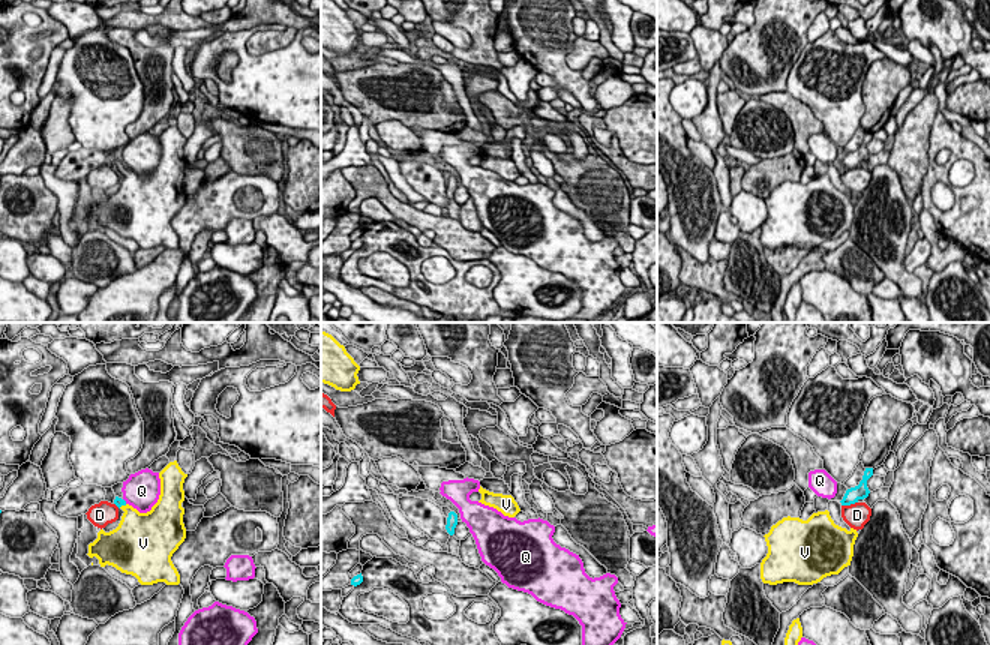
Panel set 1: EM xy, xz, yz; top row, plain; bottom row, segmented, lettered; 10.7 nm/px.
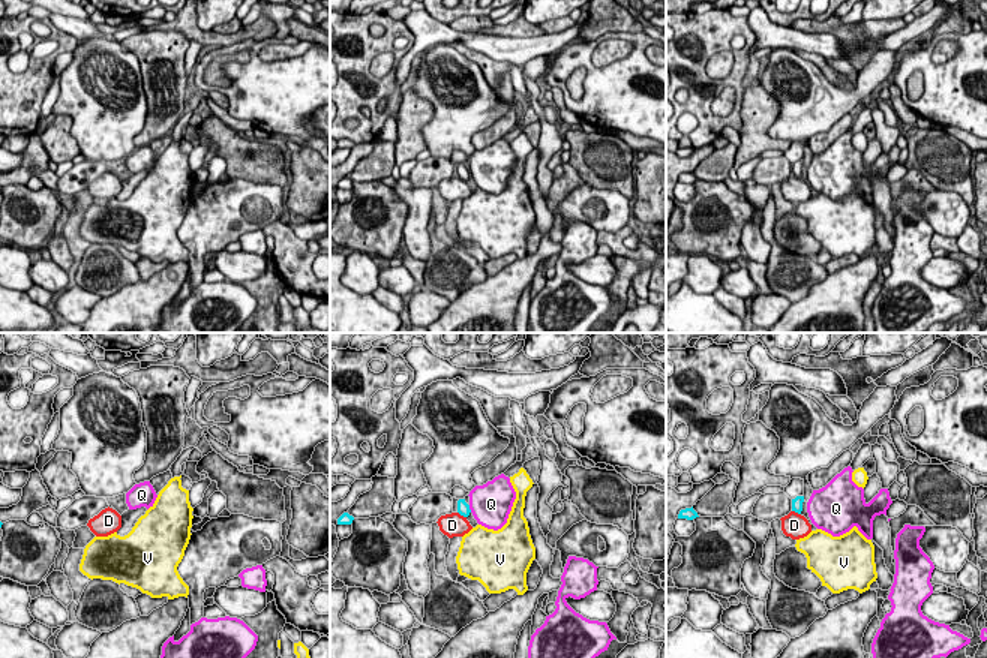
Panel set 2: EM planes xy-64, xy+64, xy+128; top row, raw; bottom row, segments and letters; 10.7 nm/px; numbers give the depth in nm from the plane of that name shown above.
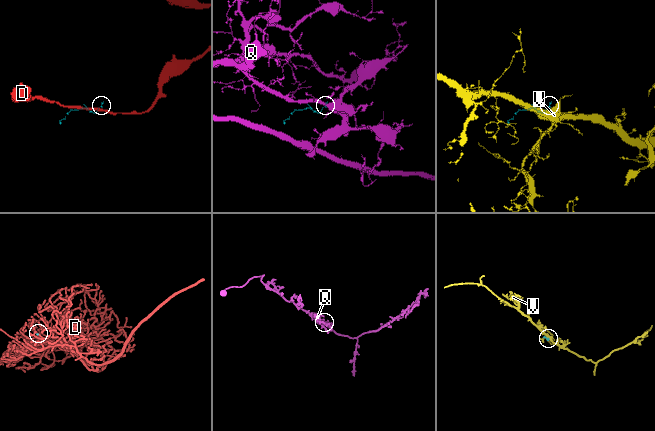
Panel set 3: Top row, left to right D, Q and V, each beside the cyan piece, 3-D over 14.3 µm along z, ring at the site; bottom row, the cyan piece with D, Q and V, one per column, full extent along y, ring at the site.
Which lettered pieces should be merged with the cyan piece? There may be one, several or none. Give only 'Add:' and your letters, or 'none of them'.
Add: V

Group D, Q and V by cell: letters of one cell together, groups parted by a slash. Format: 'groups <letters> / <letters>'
groups D / Q / V

